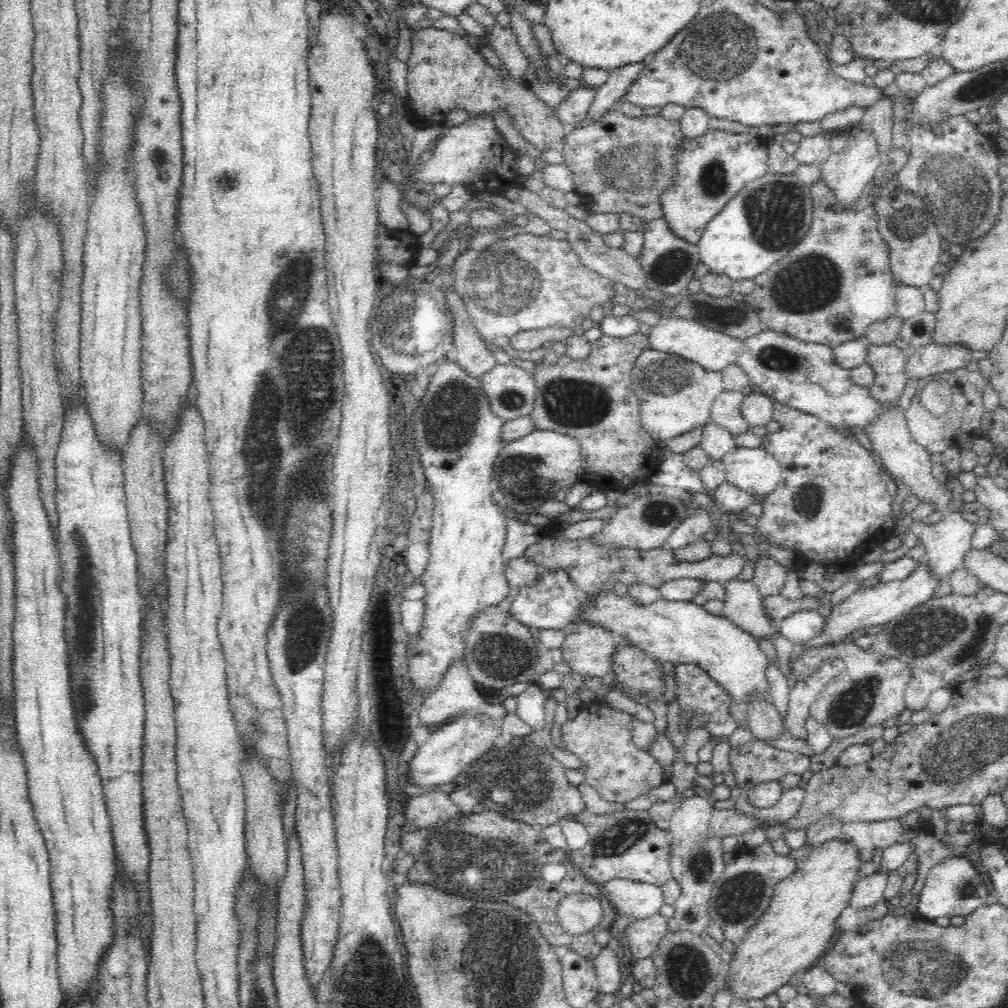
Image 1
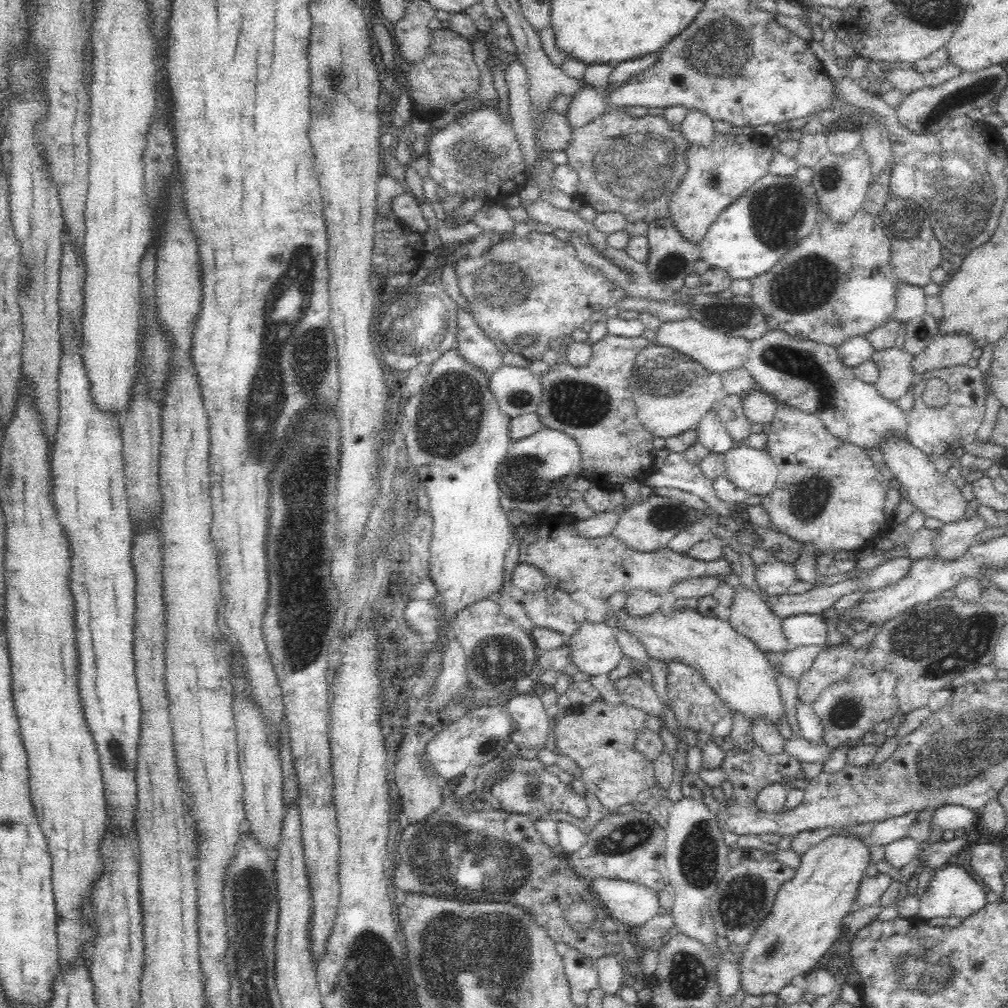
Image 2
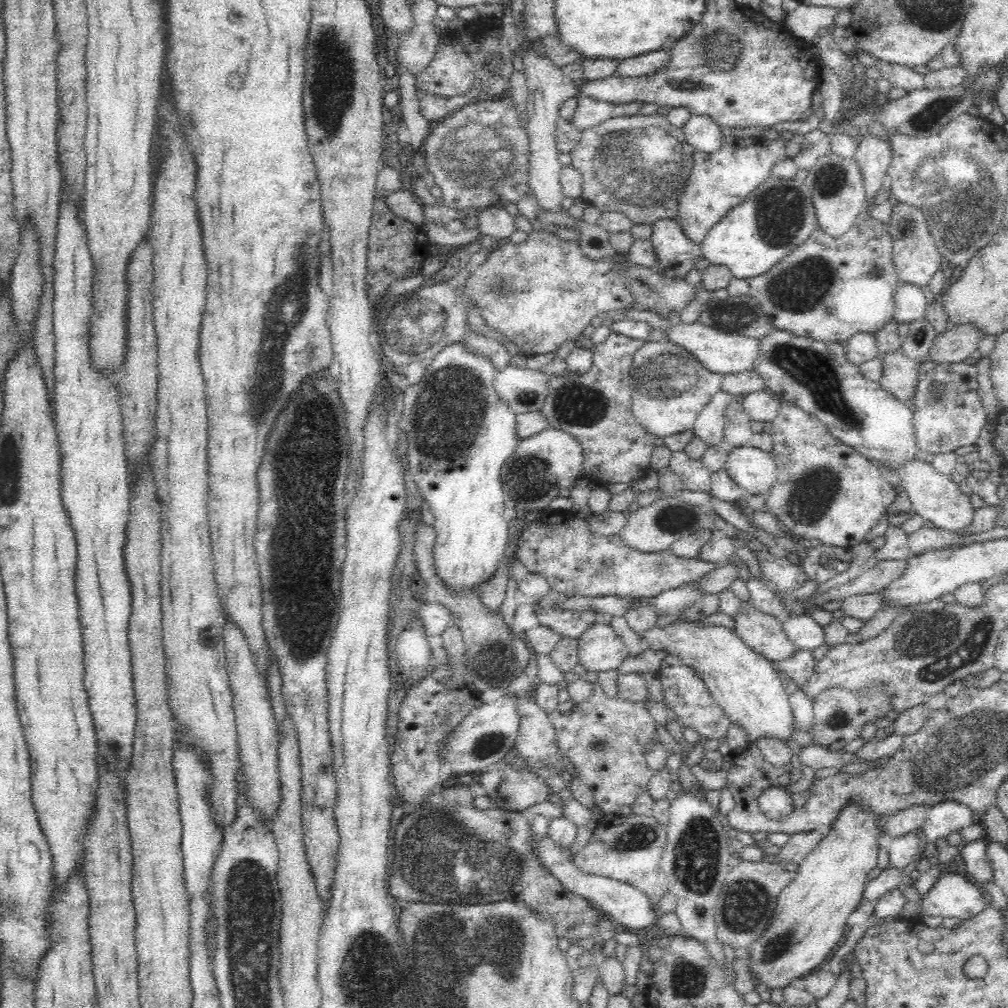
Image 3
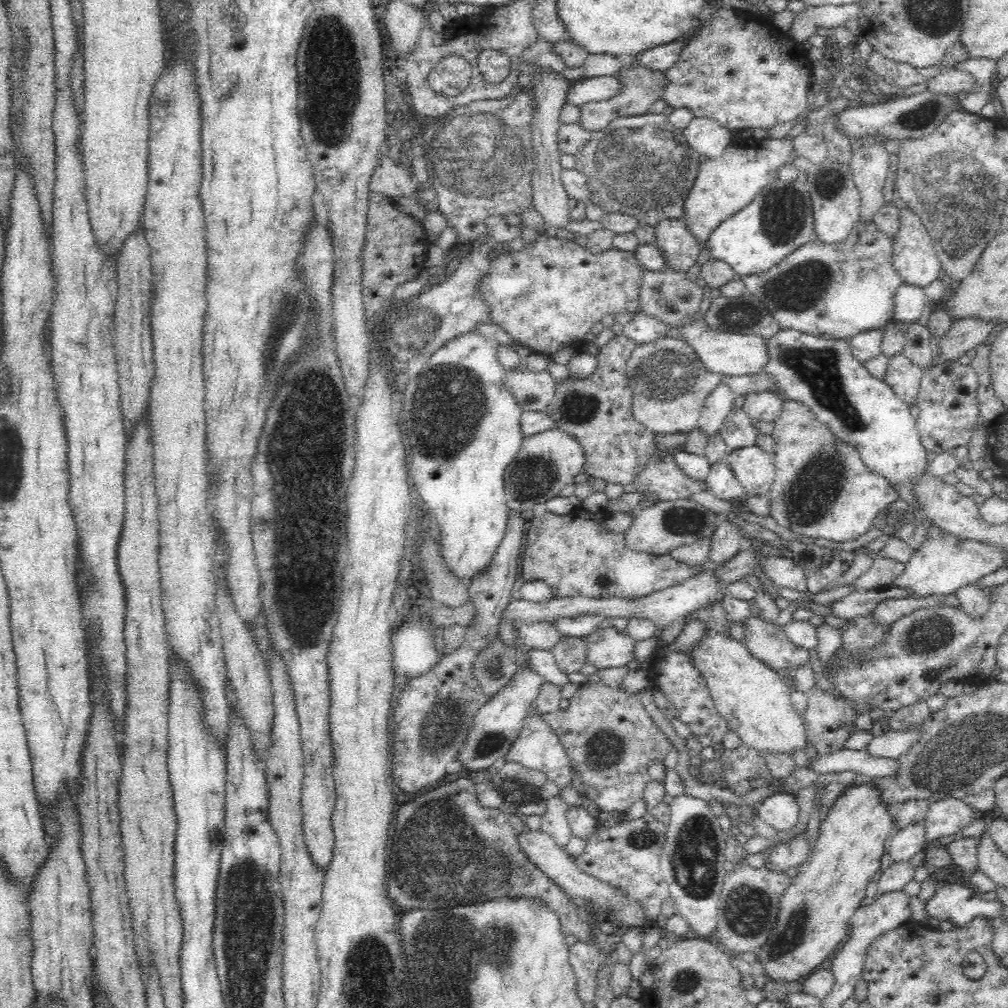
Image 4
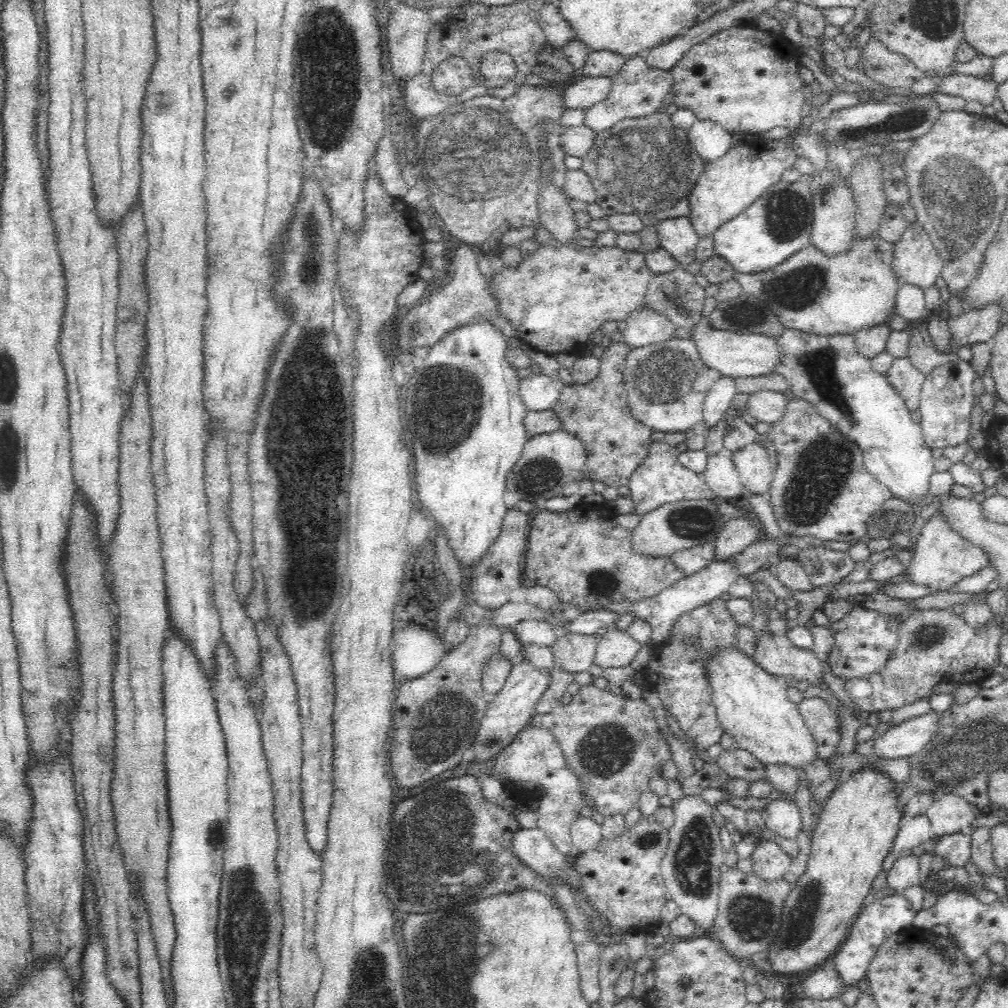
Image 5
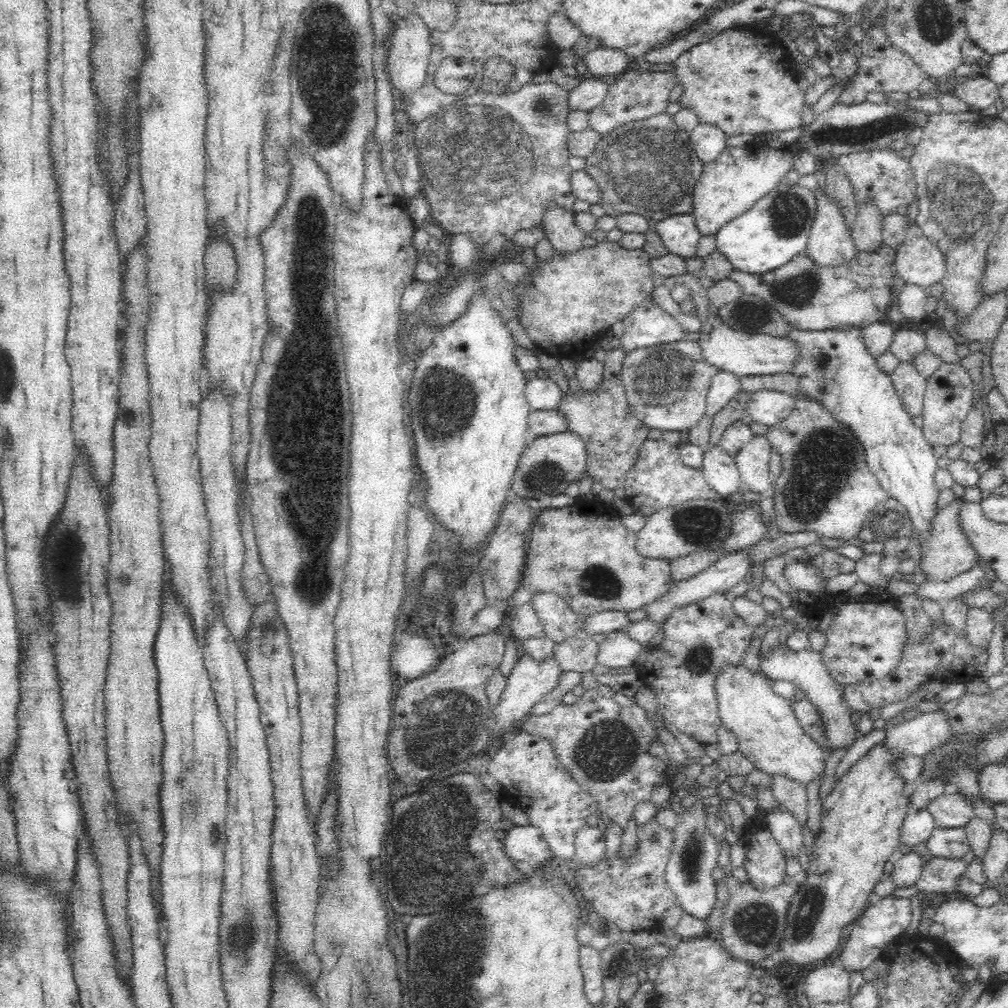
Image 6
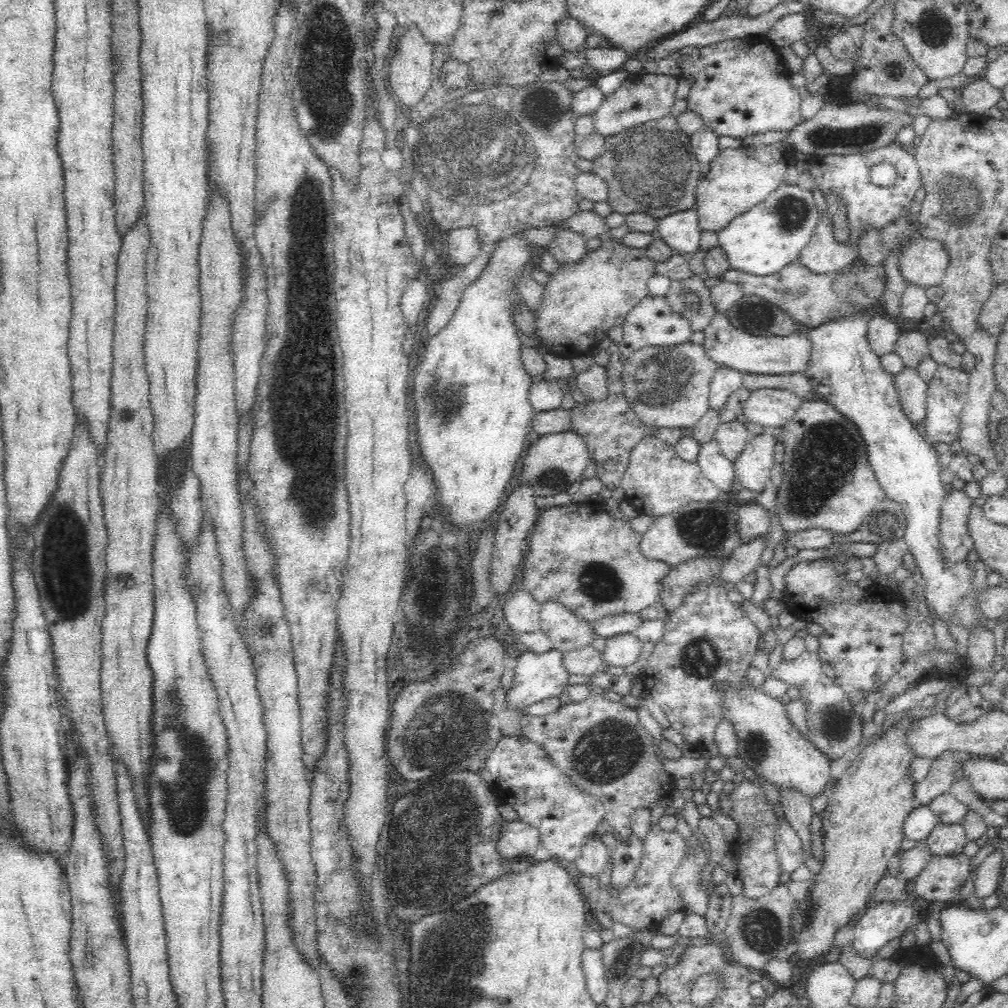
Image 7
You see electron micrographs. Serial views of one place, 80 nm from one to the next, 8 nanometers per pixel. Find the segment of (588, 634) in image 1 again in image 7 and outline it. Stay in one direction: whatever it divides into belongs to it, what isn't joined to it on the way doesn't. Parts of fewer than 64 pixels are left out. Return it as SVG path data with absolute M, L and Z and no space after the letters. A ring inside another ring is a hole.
M626 633L605 639L601 653L604 665L626 667L637 662L643 642L634 634Z

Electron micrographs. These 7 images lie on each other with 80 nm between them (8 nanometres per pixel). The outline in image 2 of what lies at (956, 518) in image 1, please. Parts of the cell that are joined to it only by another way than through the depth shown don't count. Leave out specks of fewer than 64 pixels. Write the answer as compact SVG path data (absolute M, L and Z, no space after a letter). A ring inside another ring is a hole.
M978 511L969 518L943 524L937 537L933 540L934 556L944 563L955 560L965 554L968 546L975 544L975 536L991 527Z

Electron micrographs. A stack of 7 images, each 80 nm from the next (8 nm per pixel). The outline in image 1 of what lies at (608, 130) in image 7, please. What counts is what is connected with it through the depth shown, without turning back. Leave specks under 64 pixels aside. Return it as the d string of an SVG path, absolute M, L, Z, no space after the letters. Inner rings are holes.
M581 86L578 90L570 92L568 98L558 105L558 108L555 109L556 115L566 128L574 129L580 124L584 124L584 120L588 119L588 114L590 114L590 108L594 104L596 91L591 87Z

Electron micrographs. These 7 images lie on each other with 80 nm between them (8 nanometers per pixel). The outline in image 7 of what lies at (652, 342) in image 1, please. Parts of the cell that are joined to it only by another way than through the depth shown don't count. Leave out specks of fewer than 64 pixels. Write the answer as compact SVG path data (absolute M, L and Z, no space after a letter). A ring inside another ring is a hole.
M717 312L703 331L705 339L702 345L708 358L717 365L728 366L740 372L754 374L804 373L810 365L810 358L812 358L809 336L798 330L788 336L754 336L736 328L726 313Z

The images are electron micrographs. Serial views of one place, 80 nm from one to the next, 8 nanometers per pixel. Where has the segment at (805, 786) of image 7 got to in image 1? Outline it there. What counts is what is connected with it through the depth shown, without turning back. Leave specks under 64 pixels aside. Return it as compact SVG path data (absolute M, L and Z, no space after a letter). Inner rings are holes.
M602 592L592 598L590 605L581 606L582 622L590 625L602 626L605 630L612 632L616 637L624 636L641 648L649 657L658 659L661 662L671 662L678 664L694 664L706 671L710 675L712 682L718 683L723 690L729 692L731 703L735 708L736 703L750 704L754 698L765 700L767 704L773 704L770 694L768 680L766 679L766 668L768 661L766 655L759 649L759 642L748 632L744 632L738 626L722 615L713 616L706 612L702 605L697 606L691 601L666 601L656 600L649 605L634 604L632 597L616 596L612 592Z

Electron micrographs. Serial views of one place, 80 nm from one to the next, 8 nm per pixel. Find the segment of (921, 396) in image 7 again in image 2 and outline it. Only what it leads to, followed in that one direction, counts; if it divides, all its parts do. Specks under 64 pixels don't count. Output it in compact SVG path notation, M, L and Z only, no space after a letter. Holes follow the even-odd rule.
M894 346L874 352L872 356L874 363L878 365L879 377L874 383L880 396L888 400L905 403L912 393L912 368L913 356L907 354L903 348Z

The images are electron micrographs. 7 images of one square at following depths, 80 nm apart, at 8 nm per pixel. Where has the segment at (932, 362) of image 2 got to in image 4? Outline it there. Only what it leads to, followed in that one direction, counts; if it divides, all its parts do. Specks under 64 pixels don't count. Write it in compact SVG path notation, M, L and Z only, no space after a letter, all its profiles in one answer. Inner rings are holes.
M977 316L951 318L950 330L939 340L939 360L957 361L970 348L976 348L992 336L996 322Z

